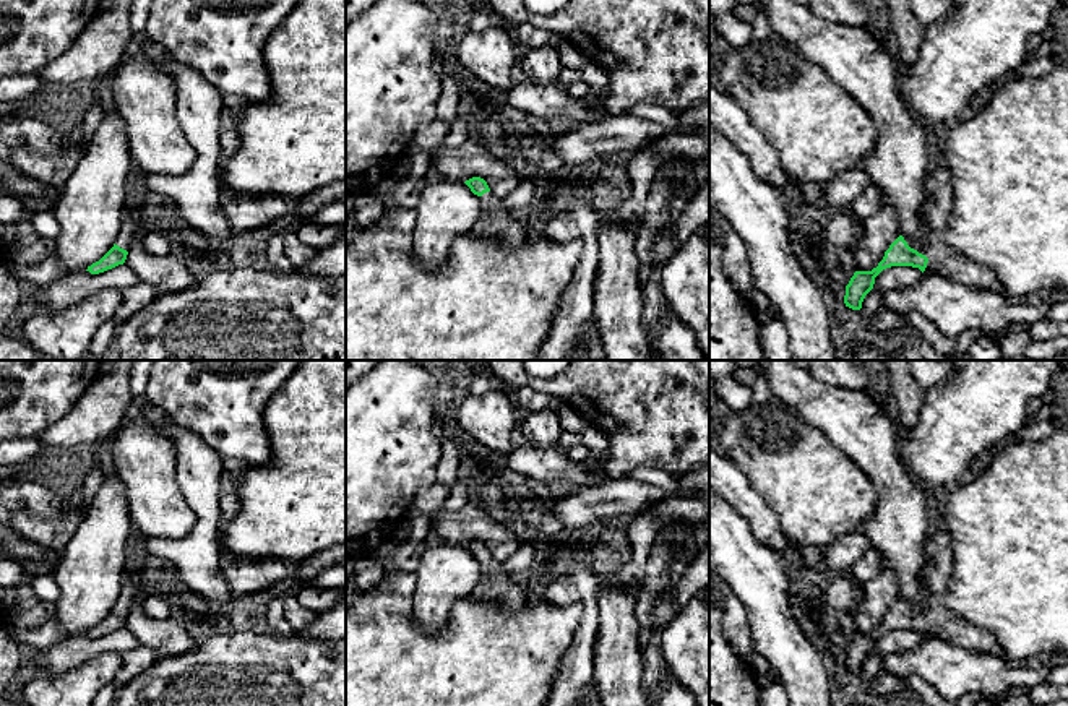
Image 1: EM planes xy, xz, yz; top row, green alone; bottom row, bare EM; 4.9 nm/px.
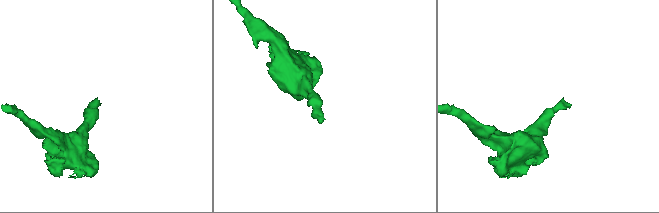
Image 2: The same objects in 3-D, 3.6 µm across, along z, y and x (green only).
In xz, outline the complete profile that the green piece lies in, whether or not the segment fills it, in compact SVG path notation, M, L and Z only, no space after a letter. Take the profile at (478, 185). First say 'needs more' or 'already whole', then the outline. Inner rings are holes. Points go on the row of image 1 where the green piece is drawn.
needs more; M472 177L464 182L479 196L480 214L471 230L476 237L495 237L505 247L516 248L528 239L521 214L508 213L502 200L490 193L487 182Z

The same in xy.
needs more; M130 198L123 208L120 230L114 247L99 261L88 266L86 271L91 274L99 274L125 263L133 237L140 229L140 222L130 214L131 206L136 206L135 198Z

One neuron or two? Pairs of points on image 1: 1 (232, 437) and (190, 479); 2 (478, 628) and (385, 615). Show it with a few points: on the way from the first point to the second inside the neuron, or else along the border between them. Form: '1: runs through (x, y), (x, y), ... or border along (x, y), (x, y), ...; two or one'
1: border along (185, 429), (198, 435), (223, 458); two
2: runs through (455, 643), (413, 643), (408, 638); one

